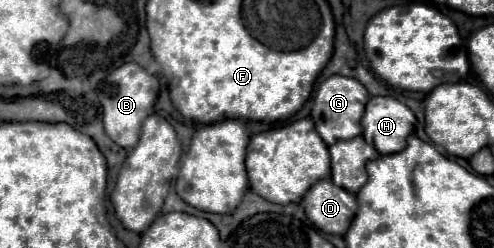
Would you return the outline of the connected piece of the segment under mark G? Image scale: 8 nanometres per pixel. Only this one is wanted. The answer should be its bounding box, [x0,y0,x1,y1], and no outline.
[312,74,370,146]

